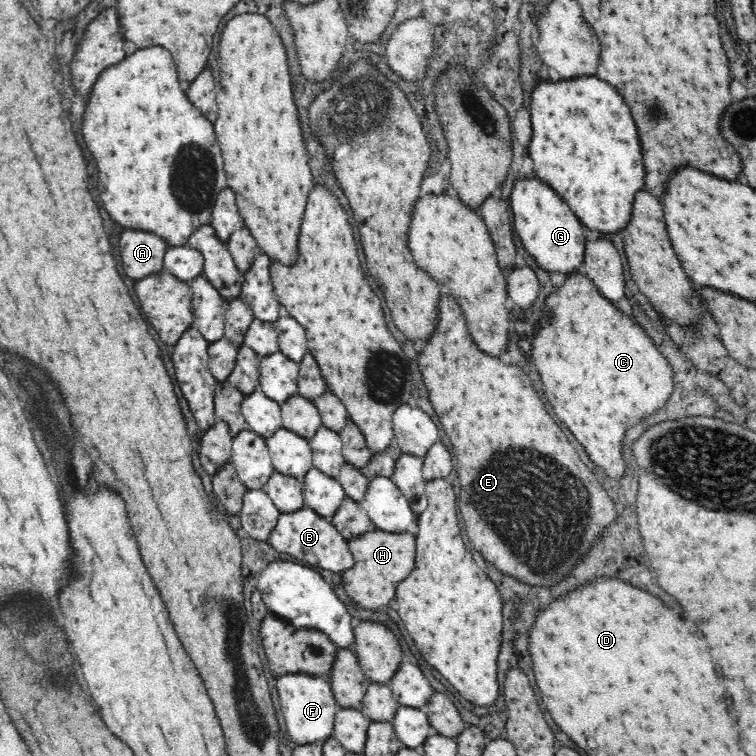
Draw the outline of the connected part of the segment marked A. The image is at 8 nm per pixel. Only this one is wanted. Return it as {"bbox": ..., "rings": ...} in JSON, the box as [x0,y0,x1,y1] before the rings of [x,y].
{"bbox":[120,230,168,281],"rings":[[[124,230],[120,234],[120,256],[124,274],[137,281],[164,270],[163,258],[168,247],[163,238],[152,232]]]}

